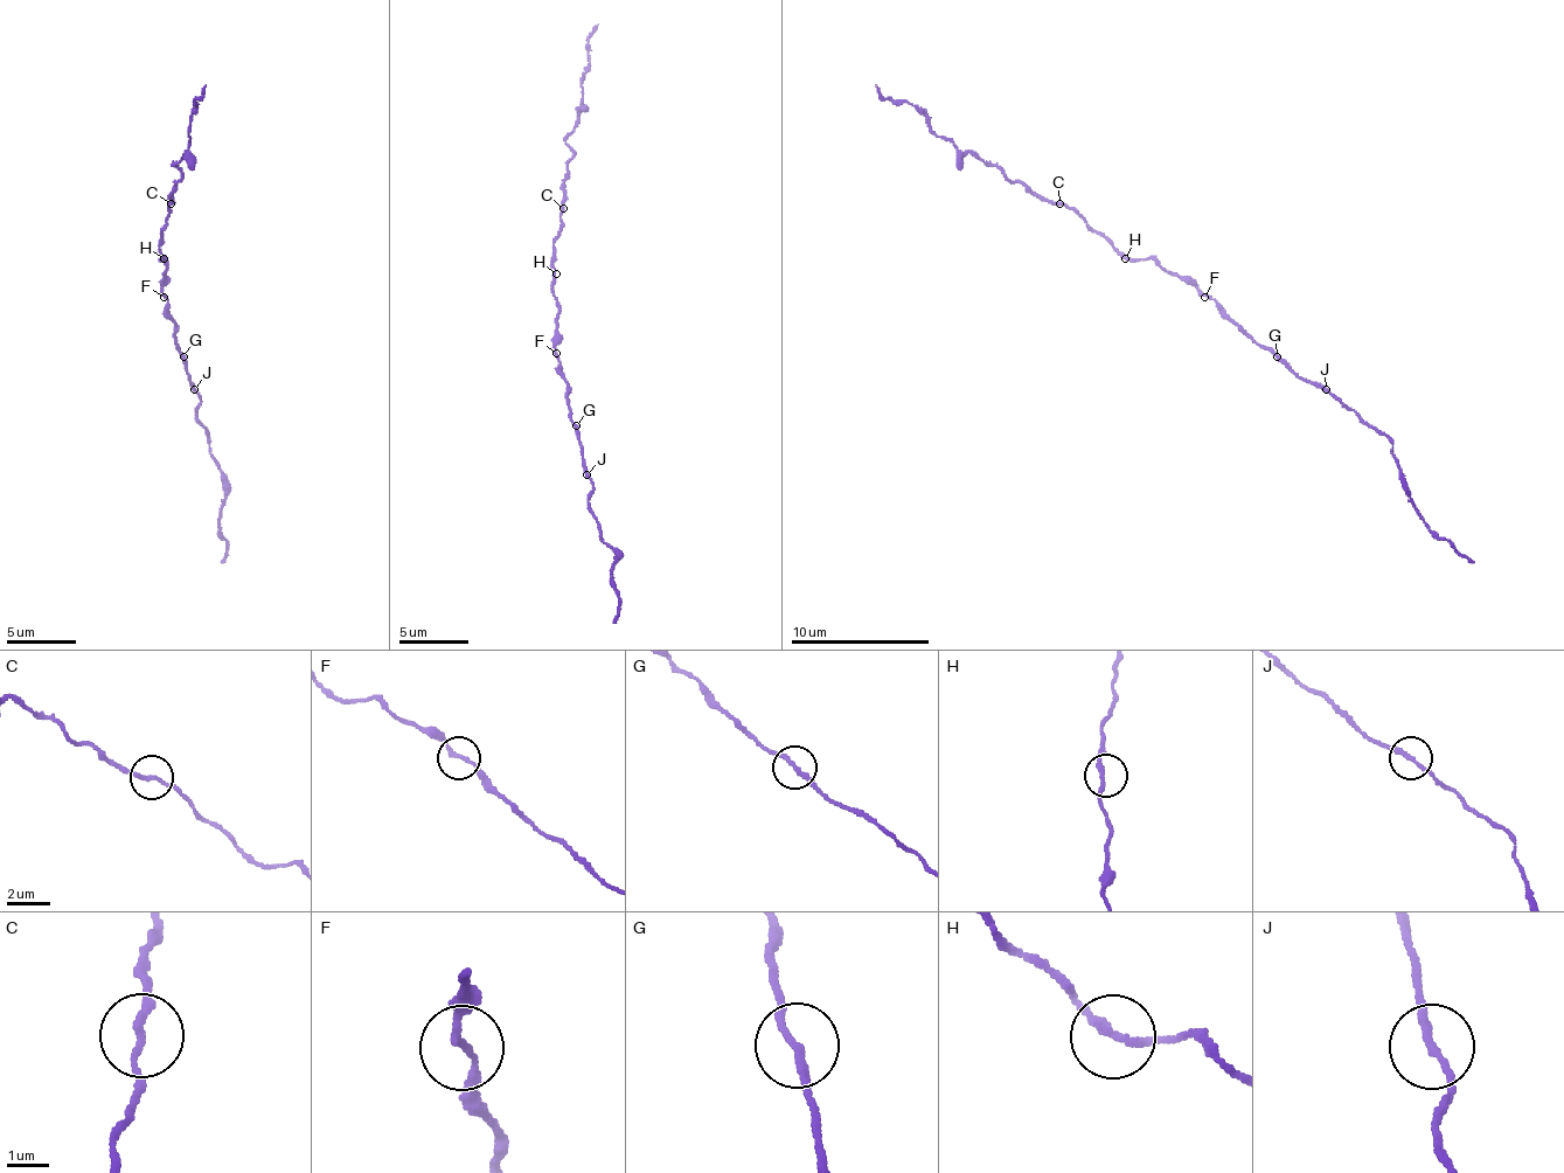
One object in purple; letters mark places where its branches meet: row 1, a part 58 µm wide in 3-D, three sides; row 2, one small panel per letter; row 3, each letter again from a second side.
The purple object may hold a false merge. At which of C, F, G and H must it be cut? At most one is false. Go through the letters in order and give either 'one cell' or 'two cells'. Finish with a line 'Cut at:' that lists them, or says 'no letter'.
C: one cell
F: one cell
G: two cells
H: one cell
Cut at: G

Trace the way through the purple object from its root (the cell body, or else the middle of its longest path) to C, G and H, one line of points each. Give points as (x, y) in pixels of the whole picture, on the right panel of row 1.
C: (1201, 293), (1177, 276), (1170, 276), (1153, 258), (1125, 258), (1074, 210), (1059, 203)
G: (1201, 293), (1243, 331), (1278, 355)
H: (1201, 293), (1177, 276), (1170, 276), (1153, 258), (1125, 258)

